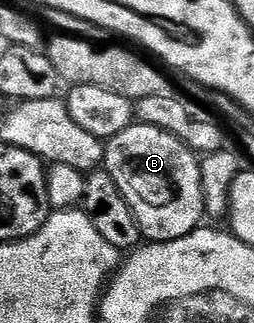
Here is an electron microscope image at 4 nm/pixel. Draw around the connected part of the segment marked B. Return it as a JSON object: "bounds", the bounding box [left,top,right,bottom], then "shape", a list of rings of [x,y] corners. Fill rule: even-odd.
{"bounds":[104,122,205,242],"shape":[[[140,122],[132,123],[129,128],[106,139],[104,143],[104,169],[117,184],[122,198],[133,214],[142,239],[147,242],[168,242],[179,239],[200,225],[199,217],[204,217],[205,211],[199,163],[200,159],[171,133]]]}

